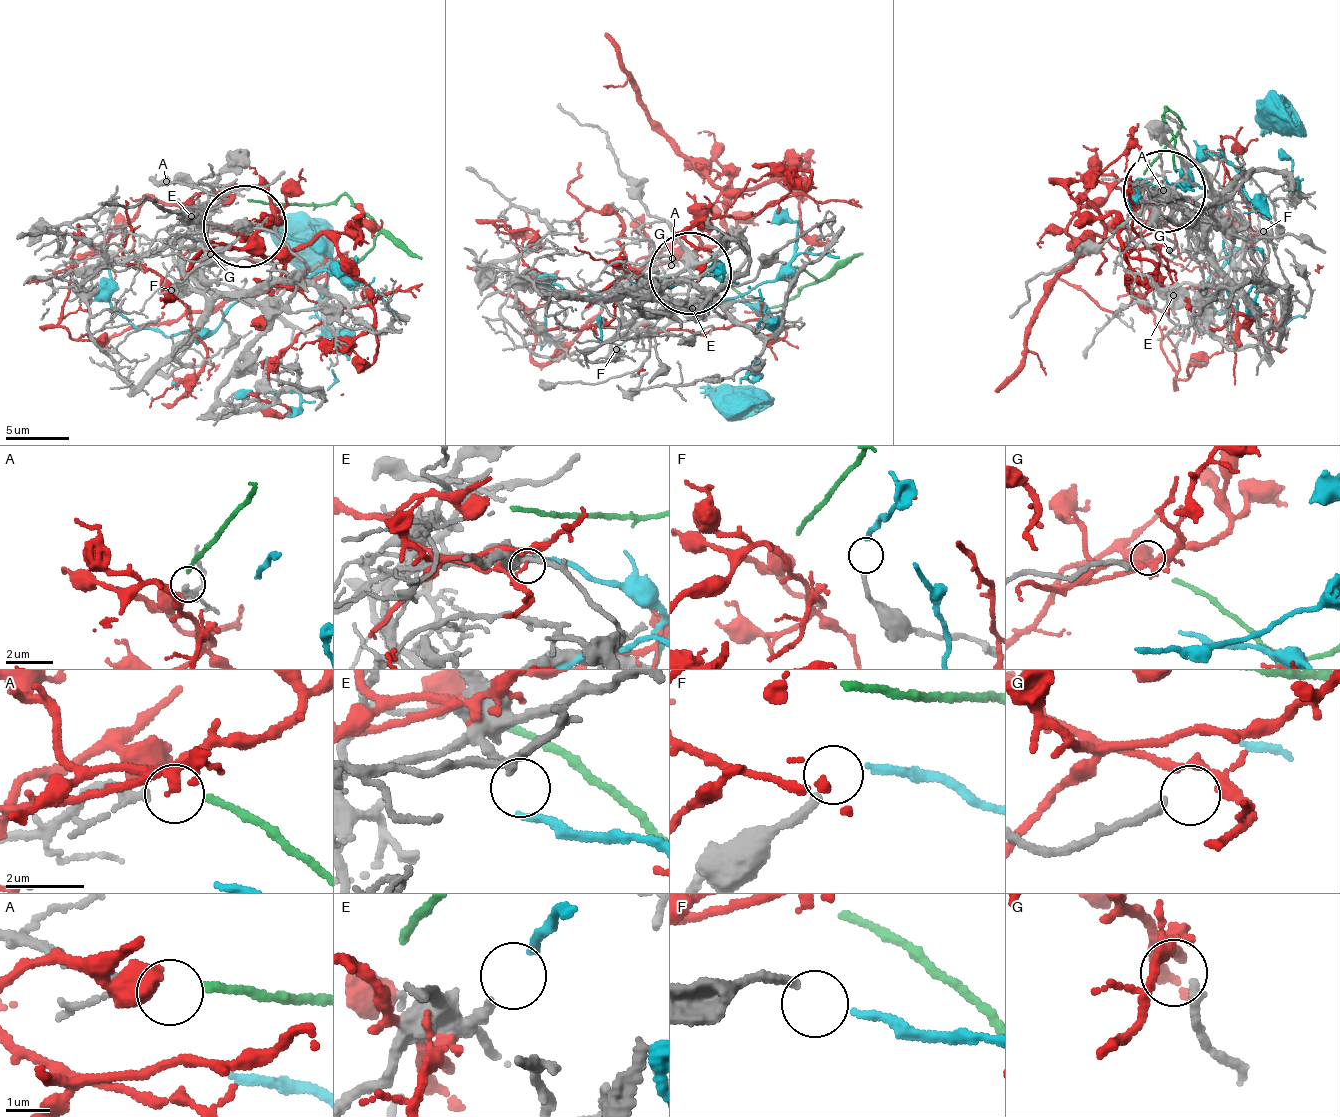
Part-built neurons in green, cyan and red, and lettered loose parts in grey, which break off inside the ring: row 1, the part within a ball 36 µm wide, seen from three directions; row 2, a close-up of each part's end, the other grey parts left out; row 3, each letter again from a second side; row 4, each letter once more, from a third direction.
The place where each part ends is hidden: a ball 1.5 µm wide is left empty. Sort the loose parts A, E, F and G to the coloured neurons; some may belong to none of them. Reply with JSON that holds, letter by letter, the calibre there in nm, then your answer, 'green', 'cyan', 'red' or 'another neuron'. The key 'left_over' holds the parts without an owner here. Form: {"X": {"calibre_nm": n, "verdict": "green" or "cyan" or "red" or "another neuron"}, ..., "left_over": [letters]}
{"A": {"calibre_nm": 150, "verdict": "another neuron"}, "E": {"calibre_nm": 240, "verdict": "another neuron"}, "F": {"calibre_nm": 200, "verdict": "cyan"}, "G": {"calibre_nm": 200, "verdict": "another neuron"}, "left_over": ["A", "E", "G"]}

